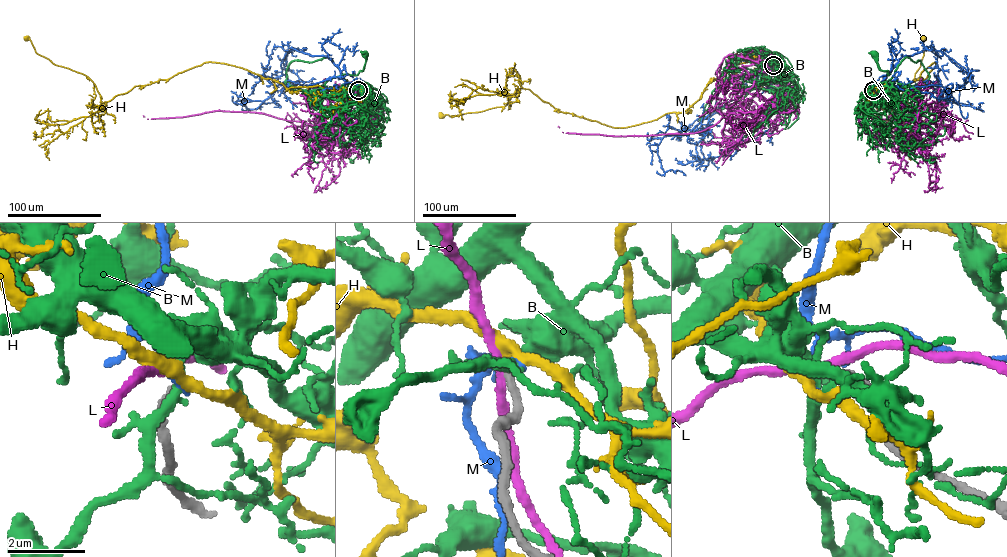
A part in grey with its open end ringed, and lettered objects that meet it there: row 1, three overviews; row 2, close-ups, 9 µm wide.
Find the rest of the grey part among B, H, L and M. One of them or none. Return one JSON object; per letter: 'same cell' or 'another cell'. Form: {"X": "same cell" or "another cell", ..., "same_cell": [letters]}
{"B": "another cell", "H": "same cell", "L": "another cell", "M": "another cell", "same_cell": ["H"]}

